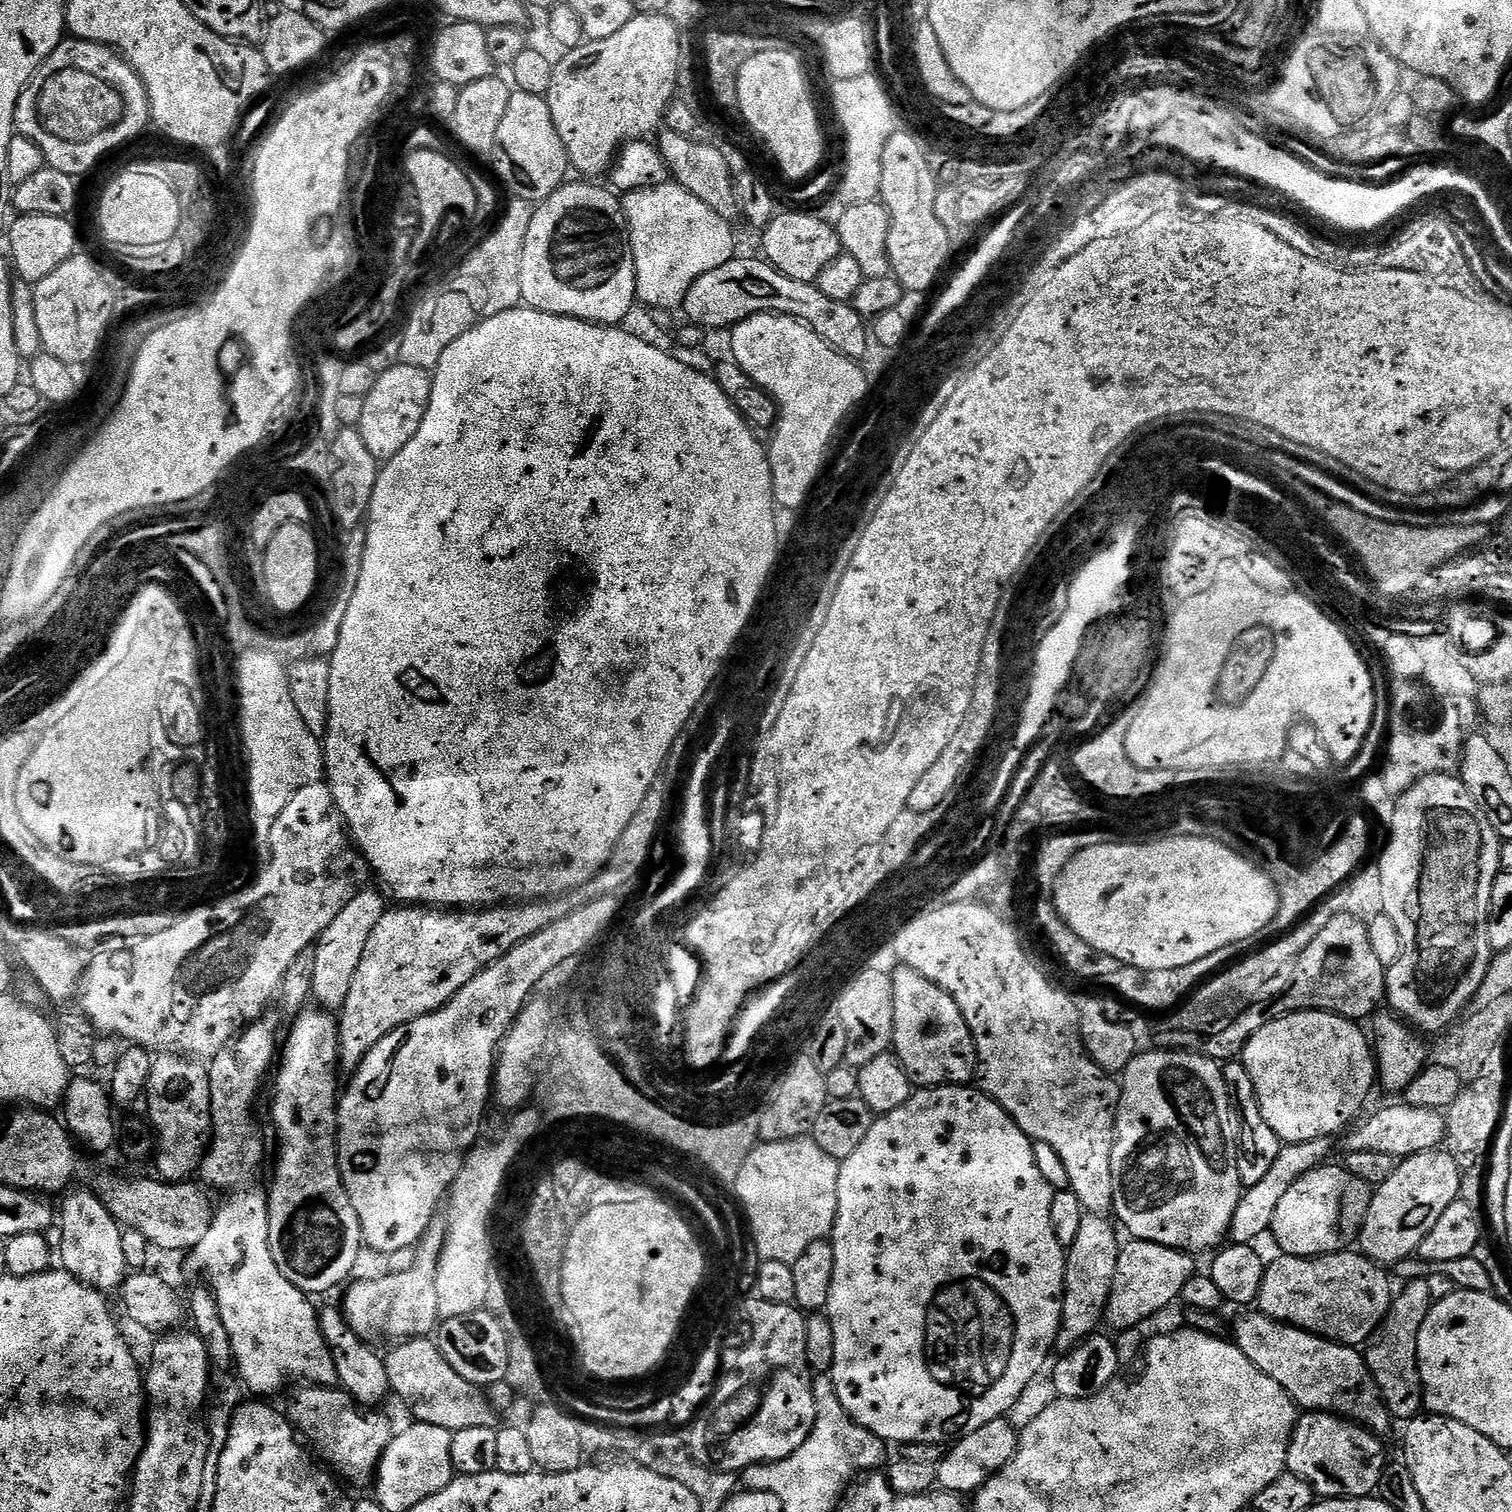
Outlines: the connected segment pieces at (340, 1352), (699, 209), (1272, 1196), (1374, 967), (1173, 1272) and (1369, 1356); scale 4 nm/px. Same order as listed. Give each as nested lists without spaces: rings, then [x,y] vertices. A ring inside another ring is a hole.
[[[339,1307],[319,1309],[320,1329],[322,1338],[334,1358],[336,1367],[336,1379],[339,1387],[350,1393],[361,1406],[380,1406],[387,1396],[390,1396],[390,1374],[388,1373],[388,1361],[383,1355],[379,1356],[371,1348],[369,1341],[358,1335],[348,1324],[343,1311]]]
[[[675,182],[655,184],[650,188],[639,188],[633,192],[623,193],[622,224],[626,229],[626,248],[630,253],[632,269],[636,275],[636,299],[648,310],[675,310],[681,307],[684,295],[690,286],[702,274],[726,266],[737,255],[736,242],[732,238],[727,221],[706,206],[700,198]]]
[[[1323,1136],[1314,1138],[1310,1142],[1298,1142],[1297,1144],[1284,1144],[1280,1149],[1278,1158],[1270,1165],[1270,1171],[1258,1182],[1258,1186],[1247,1189],[1241,1195],[1238,1202],[1238,1210],[1234,1212],[1232,1219],[1231,1243],[1255,1245],[1260,1235],[1267,1233],[1274,1222],[1274,1210],[1278,1210],[1278,1202],[1282,1202],[1286,1190],[1302,1178],[1310,1170],[1327,1165],[1328,1155],[1332,1152],[1333,1137]]]
[[[1350,914],[1330,918],[1322,934],[1318,934],[1318,938],[1314,938],[1314,942],[1310,942],[1310,946],[1306,946],[1306,950],[1302,950],[1302,954],[1294,961],[1291,972],[1292,981],[1277,1000],[1272,1000],[1269,1004],[1251,1004],[1226,1030],[1203,1041],[1203,1055],[1217,1062],[1235,1061],[1243,1057],[1245,1046],[1250,1038],[1254,1038],[1254,1034],[1258,1034],[1258,1030],[1262,1030],[1262,1026],[1289,1016],[1292,1012],[1333,1012],[1348,1020],[1364,1022],[1385,999],[1386,969],[1382,962],[1378,962],[1374,949],[1370,946],[1368,925]]]
[[[1129,1239],[1121,1247],[1114,1286],[1110,1290],[1106,1324],[1115,1330],[1136,1330],[1144,1319],[1180,1300],[1186,1282],[1197,1275],[1198,1268],[1191,1255],[1178,1248],[1162,1246],[1145,1240]]]
[[[1425,1277],[1407,1281],[1400,1291],[1393,1297],[1393,1302],[1384,1320],[1376,1328],[1374,1335],[1365,1345],[1364,1353],[1367,1368],[1380,1390],[1380,1396],[1387,1410],[1395,1421],[1407,1422],[1415,1419],[1423,1409],[1423,1388],[1420,1382],[1420,1368],[1417,1366],[1418,1331],[1422,1328],[1429,1310],[1433,1306],[1432,1295],[1430,1294],[1429,1282]]]

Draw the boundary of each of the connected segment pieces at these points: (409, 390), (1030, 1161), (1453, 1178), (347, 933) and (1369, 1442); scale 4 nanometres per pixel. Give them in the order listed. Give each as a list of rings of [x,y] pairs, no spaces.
[[[399,362],[373,379],[372,388],[364,397],[358,431],[366,450],[370,450],[377,462],[392,460],[394,454],[418,434],[418,426],[422,426],[422,418],[428,409],[431,389],[432,377],[425,369]]]
[[[945,1086],[943,1088],[920,1088],[913,1091],[912,1096],[903,1104],[898,1106],[890,1114],[873,1119],[870,1126],[870,1134],[862,1138],[862,1146],[850,1154],[850,1158],[840,1161],[840,1173],[838,1174],[838,1214],[832,1227],[830,1243],[834,1250],[834,1278],[830,1282],[830,1298],[826,1315],[830,1326],[834,1326],[834,1362],[830,1373],[834,1382],[834,1390],[838,1390],[838,1398],[842,1406],[850,1414],[850,1418],[856,1424],[860,1424],[866,1430],[870,1430],[878,1438],[897,1446],[913,1444],[914,1442],[926,1442],[927,1444],[939,1444],[941,1446],[951,1445],[961,1440],[963,1436],[974,1434],[986,1426],[986,1422],[994,1422],[1007,1417],[1015,1402],[1022,1395],[1022,1390],[1029,1385],[1030,1378],[1042,1370],[1044,1363],[1050,1360],[1054,1352],[1056,1336],[1060,1332],[1060,1319],[1062,1318],[1062,1306],[1064,1305],[1064,1266],[1066,1263],[1066,1250],[1054,1238],[1054,1226],[1050,1226],[1050,1202],[1054,1189],[1042,1178],[1038,1170],[1038,1162],[1034,1162],[1033,1141],[1021,1128],[998,1106],[995,1100],[990,1099],[986,1093],[980,1091],[976,1086]]]
[[[1447,1150],[1403,1157],[1397,1163],[1394,1174],[1390,1174],[1386,1182],[1375,1185],[1364,1225],[1360,1227],[1359,1251],[1381,1266],[1395,1266],[1415,1257],[1420,1251],[1422,1238],[1430,1234],[1431,1228],[1446,1211],[1446,1206],[1450,1206],[1458,1199],[1460,1199],[1458,1162],[1454,1162],[1454,1158]]]
[[[368,886],[361,887],[357,895],[343,907],[342,914],[338,914],[338,918],[326,926],[316,941],[311,999],[321,1009],[339,1010],[344,1007],[346,994],[350,992],[350,982],[354,980],[354,970],[362,960],[362,950],[366,950],[366,942],[370,942],[370,934],[374,934],[374,926],[378,926],[386,911],[386,896],[383,891],[380,892]]]
[[[1305,1411],[1297,1419],[1292,1432],[1292,1441],[1288,1447],[1287,1471],[1305,1480],[1316,1491],[1317,1497],[1329,1500],[1362,1500],[1371,1497],[1377,1491],[1380,1479],[1386,1467],[1381,1437],[1368,1431],[1363,1424],[1335,1415],[1331,1412]]]

